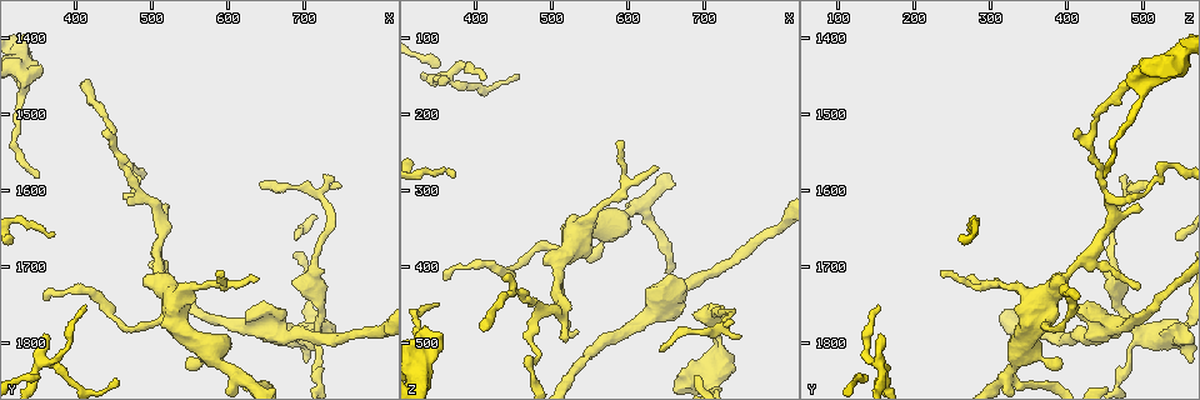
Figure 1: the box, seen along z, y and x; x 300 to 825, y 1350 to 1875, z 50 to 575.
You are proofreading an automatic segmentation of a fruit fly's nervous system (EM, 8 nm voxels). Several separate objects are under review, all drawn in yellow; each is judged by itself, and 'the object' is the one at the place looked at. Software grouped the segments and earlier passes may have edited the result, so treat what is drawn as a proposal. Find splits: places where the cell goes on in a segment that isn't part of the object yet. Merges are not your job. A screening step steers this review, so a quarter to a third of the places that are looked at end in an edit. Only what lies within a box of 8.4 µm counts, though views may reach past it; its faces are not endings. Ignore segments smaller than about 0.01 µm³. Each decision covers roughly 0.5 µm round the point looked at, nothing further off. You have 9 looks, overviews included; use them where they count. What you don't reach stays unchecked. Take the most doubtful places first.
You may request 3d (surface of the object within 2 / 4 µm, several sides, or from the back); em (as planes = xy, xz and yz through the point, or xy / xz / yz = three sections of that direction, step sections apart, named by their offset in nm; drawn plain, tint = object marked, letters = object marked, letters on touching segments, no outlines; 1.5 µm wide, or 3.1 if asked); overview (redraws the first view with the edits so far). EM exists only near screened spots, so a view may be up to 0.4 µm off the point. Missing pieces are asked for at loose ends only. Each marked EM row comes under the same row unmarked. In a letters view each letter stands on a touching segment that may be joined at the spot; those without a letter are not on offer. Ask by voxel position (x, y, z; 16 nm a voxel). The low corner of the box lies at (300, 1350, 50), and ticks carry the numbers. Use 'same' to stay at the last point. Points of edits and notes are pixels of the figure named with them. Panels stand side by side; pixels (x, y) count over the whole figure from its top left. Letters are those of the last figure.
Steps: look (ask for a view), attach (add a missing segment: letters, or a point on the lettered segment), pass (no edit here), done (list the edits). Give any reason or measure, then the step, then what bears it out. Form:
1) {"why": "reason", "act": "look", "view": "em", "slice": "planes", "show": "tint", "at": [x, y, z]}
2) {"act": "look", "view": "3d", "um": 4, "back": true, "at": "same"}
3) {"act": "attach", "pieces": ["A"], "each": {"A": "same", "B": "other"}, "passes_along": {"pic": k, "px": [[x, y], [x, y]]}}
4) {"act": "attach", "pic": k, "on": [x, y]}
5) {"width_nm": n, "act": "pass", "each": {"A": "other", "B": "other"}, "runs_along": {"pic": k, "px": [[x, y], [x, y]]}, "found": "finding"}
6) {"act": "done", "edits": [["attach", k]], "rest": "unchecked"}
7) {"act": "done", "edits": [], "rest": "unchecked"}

{"why": "stops while still wide", "act": "look", "view": "em", "slice": "planes", "show": "letters", "at": [355, 1435, 495]}

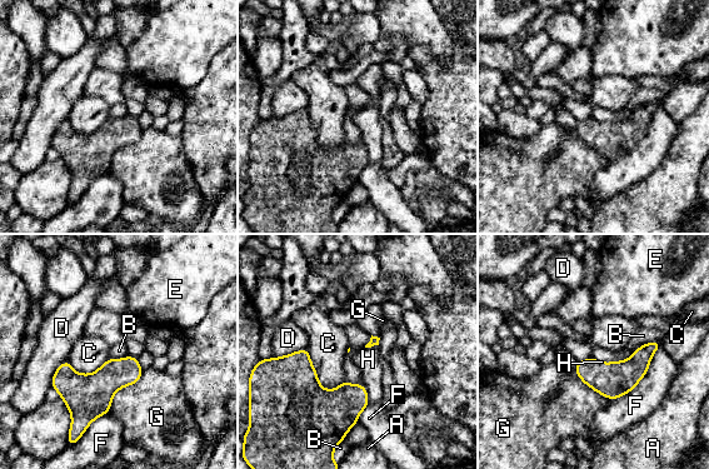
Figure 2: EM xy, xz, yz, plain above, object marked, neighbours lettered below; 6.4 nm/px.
{"act": "pass", "each": {"A": "other", "B": "other", "C": "other", "D": "other", "E": "other", "F": "other", "G": "other", "H": "other"}, "border": {"pic": 2, "px": [[643, 344], [625, 359], [592, 358]]}, "found": "none of them fits"}

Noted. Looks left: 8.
{"why": "free end", "act": "look", "view": "3d", "um": 2, "at": [415, 1750, 155]}

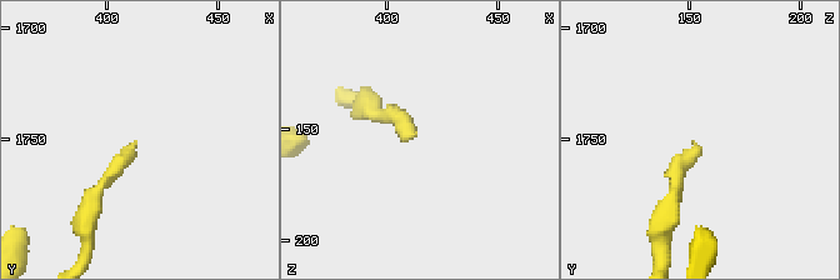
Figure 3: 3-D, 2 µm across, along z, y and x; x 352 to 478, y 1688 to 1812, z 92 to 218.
{"act": "look", "view": "em", "slice": "planes", "show": "tint", "at": [413, 1751, 154]}

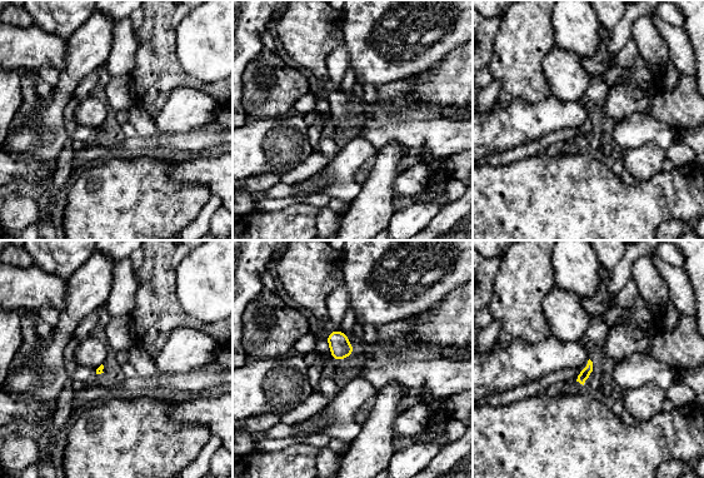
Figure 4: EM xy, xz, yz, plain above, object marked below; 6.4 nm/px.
{"why": "see the neighbours", "act": "look", "view": "em", "slice": "planes", "show": "letters", "at": "same"}

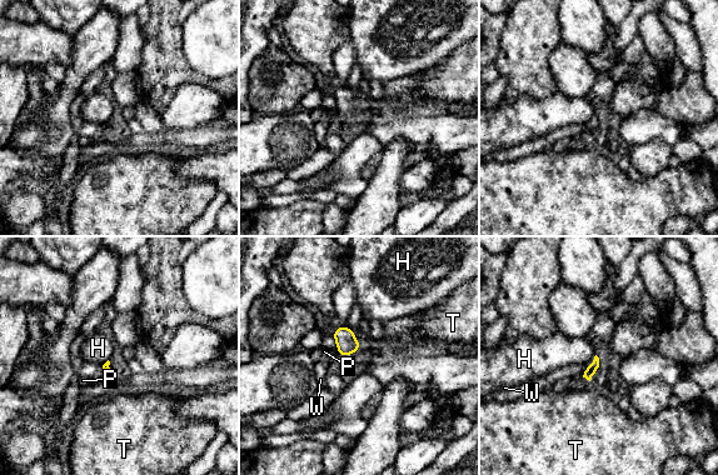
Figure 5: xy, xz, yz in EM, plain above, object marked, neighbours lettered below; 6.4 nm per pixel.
{"act": "pass", "each": {"H": "other", "P": "other", "T": "other", "W": "other"}, "border": {"pic": 5, "px": [[596, 354], [589, 364]]}, "found": "none of them fits"}

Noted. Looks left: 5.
{"why": "tapers out", "act": "look", "view": "em", "slice": "planes", "show": "letters", "at": [590, 1710, 235]}

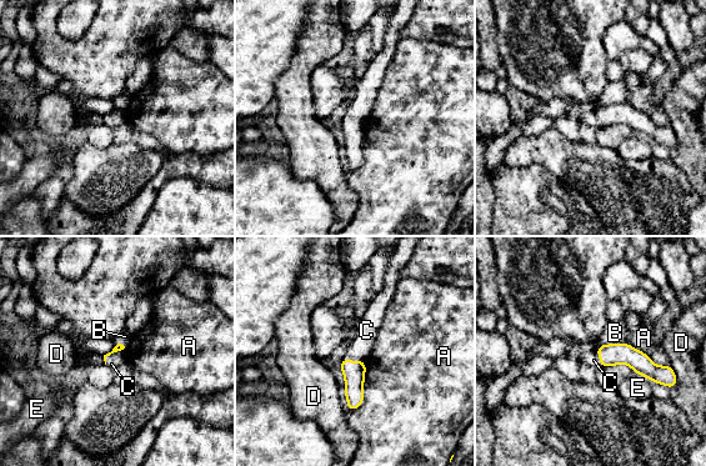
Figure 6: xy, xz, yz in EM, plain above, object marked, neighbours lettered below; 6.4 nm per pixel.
{"act": "attach", "pieces": ["C"], "each": {"A": "other", "B": "other", "C": "same", "D": "other", "E": "other"}, "passes_along": {"pic": 6, "px": [[119, 346], [111, 352], [119, 357]]}, "found": "the cell continues"}

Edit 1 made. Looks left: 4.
{"why": "branch stops here", "act": "look", "view": "3d", "um": 2, "at": [730, 1580, 475]}

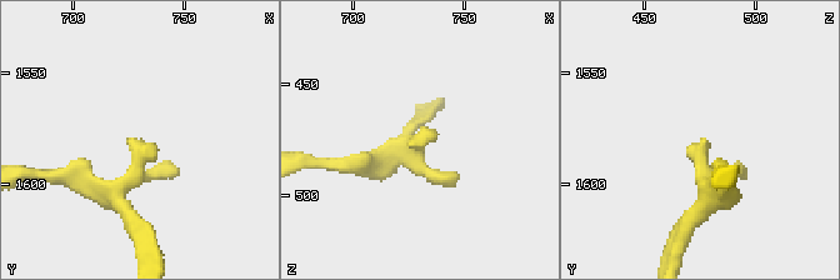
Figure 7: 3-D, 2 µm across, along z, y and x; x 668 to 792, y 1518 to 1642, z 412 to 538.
{"why": "shape alone is not enough", "act": "look", "view": "em", "slice": "planes", "show": "letters", "at": [730, 1580, 476]}

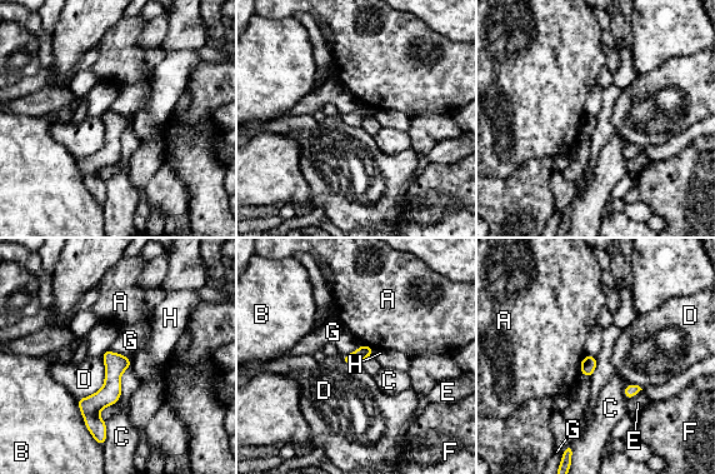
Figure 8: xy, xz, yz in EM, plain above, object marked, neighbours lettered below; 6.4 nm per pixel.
{"width_nm": 100, "act": "pass", "each": {"A": "other", "B": "other", "C": "other", "D": "other", "E": "other", "F": "other", "G": "other", "H": "other"}, "border": {"pic": 8, "px": [[360, 344], [355, 350], [343, 357]]}, "found": "no lettered segment goes on from it"}

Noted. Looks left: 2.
{"act": "done", "edits": [["attach", 6]], "rest": "unchecked"}

